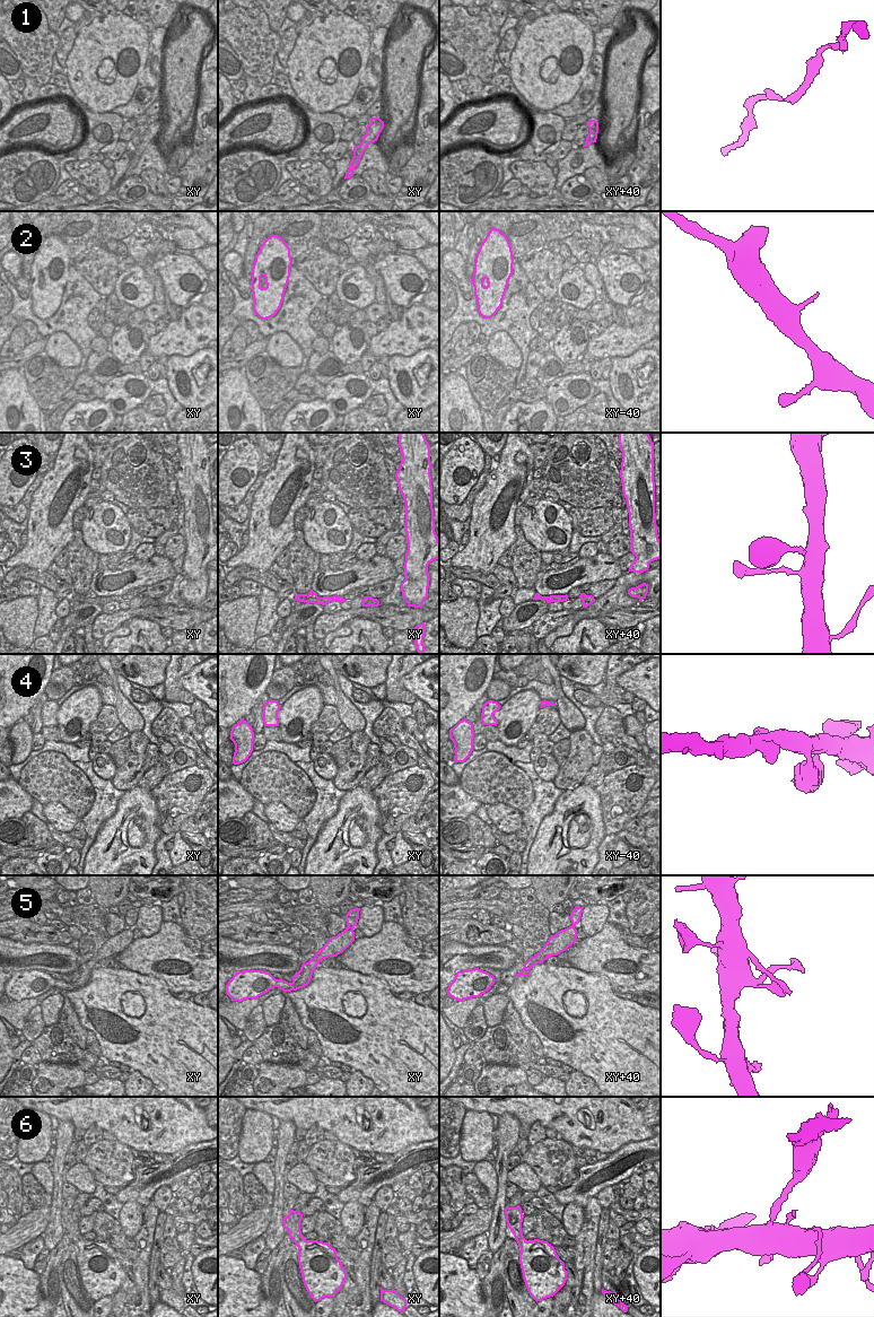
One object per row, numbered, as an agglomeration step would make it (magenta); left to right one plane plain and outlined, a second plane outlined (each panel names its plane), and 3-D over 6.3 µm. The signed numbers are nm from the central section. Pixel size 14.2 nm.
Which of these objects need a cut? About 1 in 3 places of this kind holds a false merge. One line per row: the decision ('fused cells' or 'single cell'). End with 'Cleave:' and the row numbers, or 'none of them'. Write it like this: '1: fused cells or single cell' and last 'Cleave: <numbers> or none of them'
1: single cell
2: single cell
3: single cell
4: single cell
5: single cell
6: fused cells
Cleave: 6

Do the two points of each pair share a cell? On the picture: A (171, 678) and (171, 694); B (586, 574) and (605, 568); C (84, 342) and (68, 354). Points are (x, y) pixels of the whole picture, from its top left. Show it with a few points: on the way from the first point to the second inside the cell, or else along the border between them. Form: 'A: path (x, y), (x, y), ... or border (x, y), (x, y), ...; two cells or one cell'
A: path (171, 681), (171, 690); one cell
B: path (591, 569), (601, 568); one cell
C: border (55, 331), (66, 333), (78, 347), (79, 366); two cells

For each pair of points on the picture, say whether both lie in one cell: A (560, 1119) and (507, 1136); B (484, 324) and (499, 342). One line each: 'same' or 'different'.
A: different
B: different

